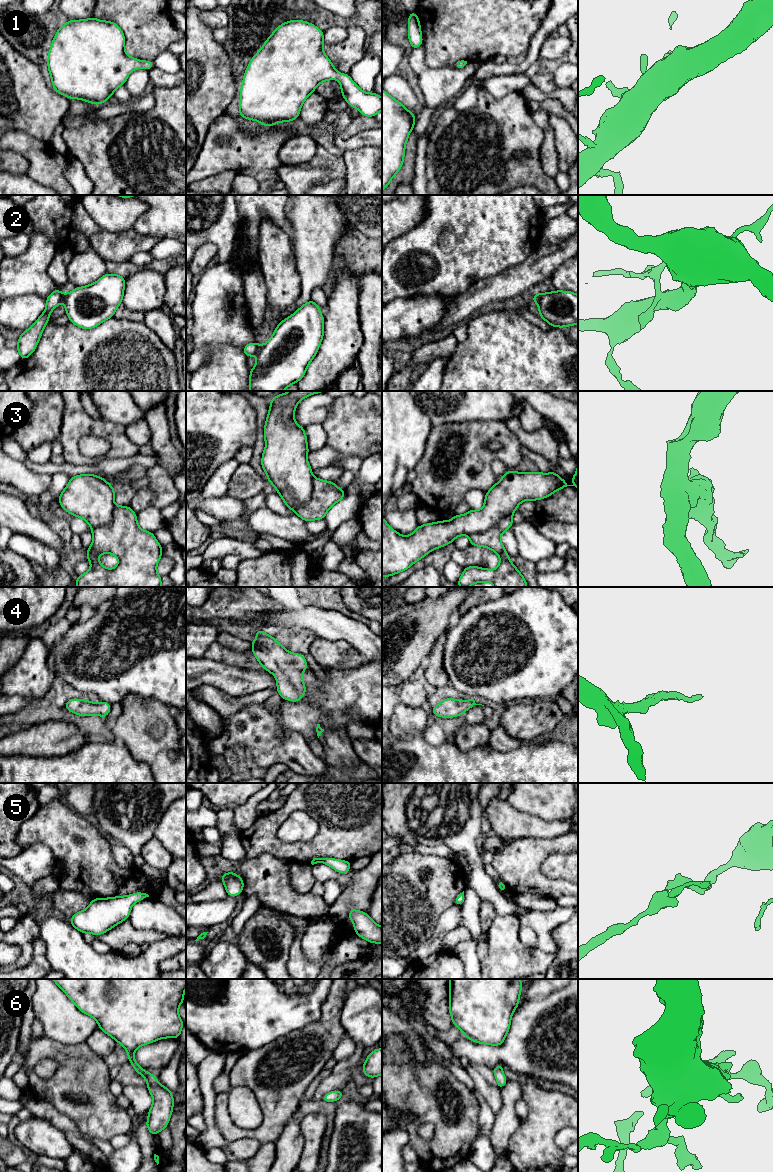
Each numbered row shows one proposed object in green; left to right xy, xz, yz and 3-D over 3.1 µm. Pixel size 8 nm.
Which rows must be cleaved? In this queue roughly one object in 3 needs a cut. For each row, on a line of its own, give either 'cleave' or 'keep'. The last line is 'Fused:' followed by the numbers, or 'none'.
1: keep
2: cleave
3: cleave
4: keep
5: keep
6: keep
Fused: 2, 3

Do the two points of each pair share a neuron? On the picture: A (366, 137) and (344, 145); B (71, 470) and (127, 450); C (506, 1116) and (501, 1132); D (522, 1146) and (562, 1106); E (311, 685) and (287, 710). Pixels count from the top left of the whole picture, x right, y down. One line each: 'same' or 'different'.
A: same
B: different
C: same
D: same
E: same

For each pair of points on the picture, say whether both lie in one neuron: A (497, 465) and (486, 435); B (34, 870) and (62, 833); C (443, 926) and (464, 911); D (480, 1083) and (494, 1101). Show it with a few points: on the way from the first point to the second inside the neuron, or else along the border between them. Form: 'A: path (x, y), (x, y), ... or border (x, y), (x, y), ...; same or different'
A: border (490, 464), (495, 459), (499, 459), (508, 470); different
B: border (25, 849), (32, 844), (44, 843), (55, 861); different
C: path (448, 921), (455, 916), (459, 916); same
D: path (484, 1087), (493, 1097); same

